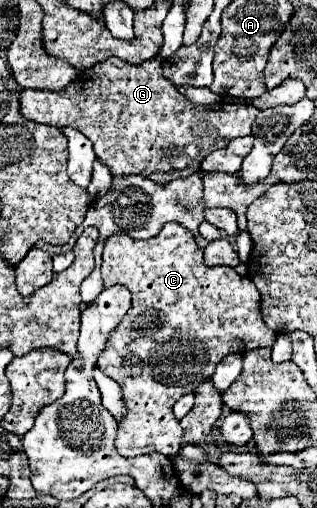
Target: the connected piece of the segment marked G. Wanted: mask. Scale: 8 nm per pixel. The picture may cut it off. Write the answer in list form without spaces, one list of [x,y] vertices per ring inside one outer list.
[[[156,55],[142,65],[128,65],[118,57],[110,57],[104,63],[94,65],[78,73],[76,81],[64,91],[48,89],[22,89],[20,93],[20,113],[34,121],[54,127],[74,127],[86,135],[96,151],[96,157],[110,169],[114,177],[144,175],[156,183],[174,181],[200,171],[204,157],[216,149],[226,147],[236,137],[250,135],[252,123],[258,115],[256,107],[246,107],[240,103],[216,103],[216,105],[192,105],[164,75],[162,57]]]

